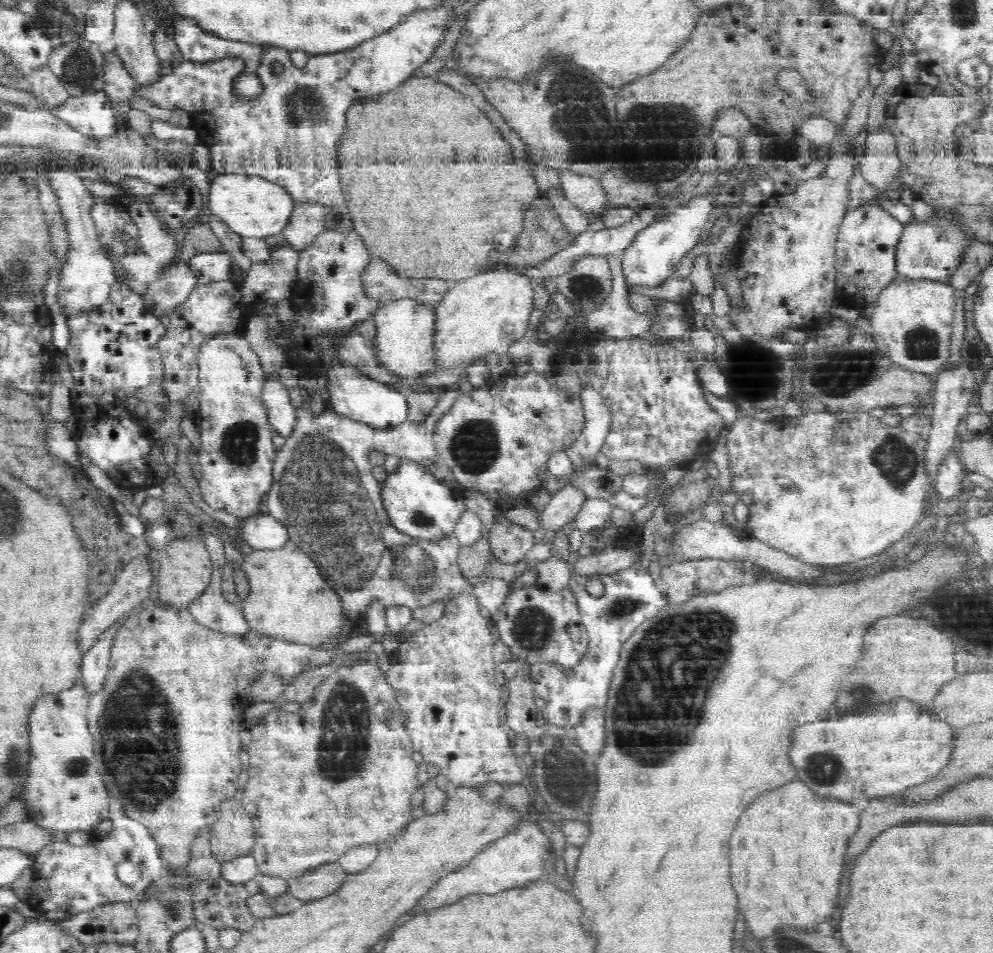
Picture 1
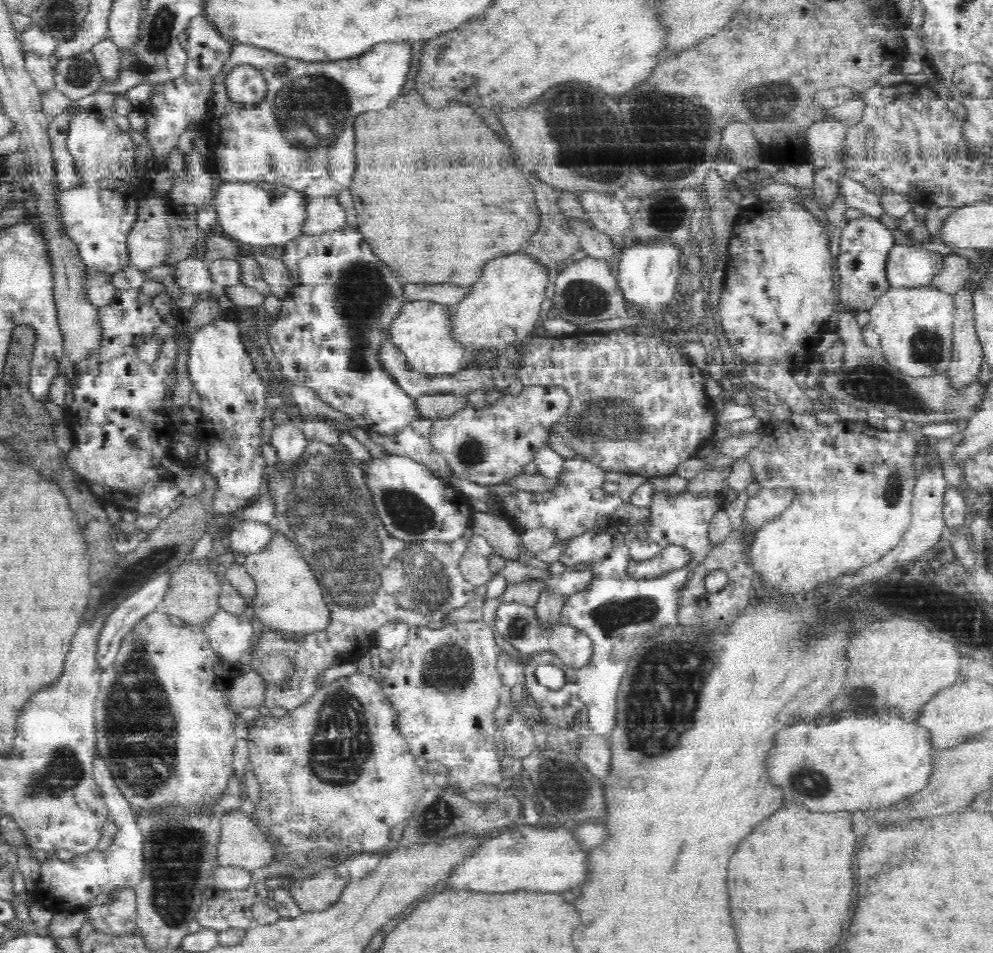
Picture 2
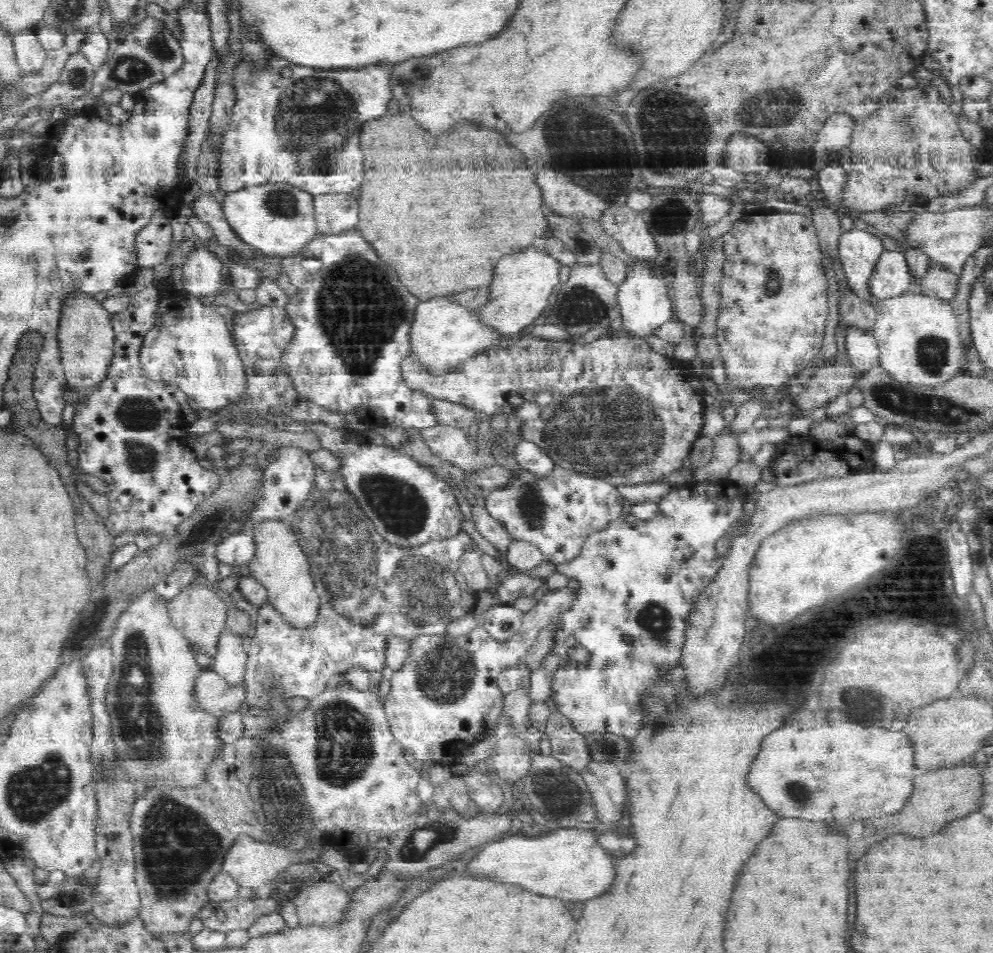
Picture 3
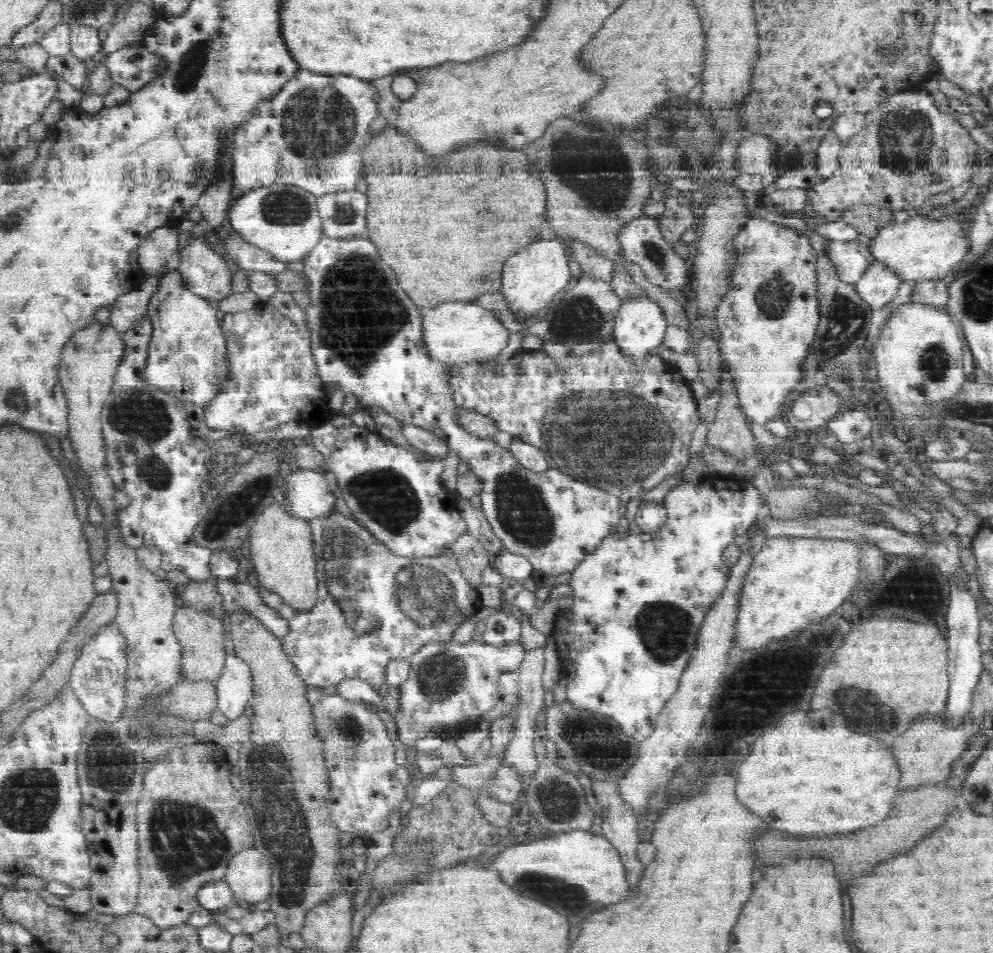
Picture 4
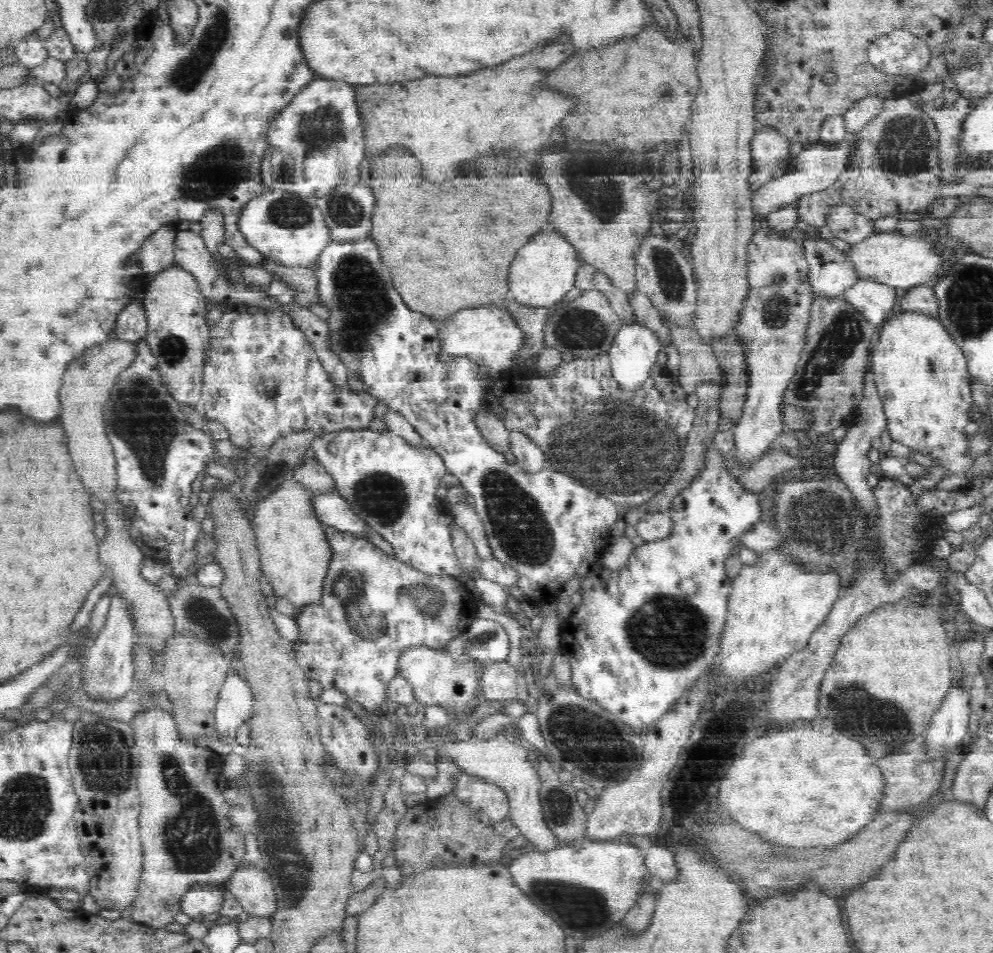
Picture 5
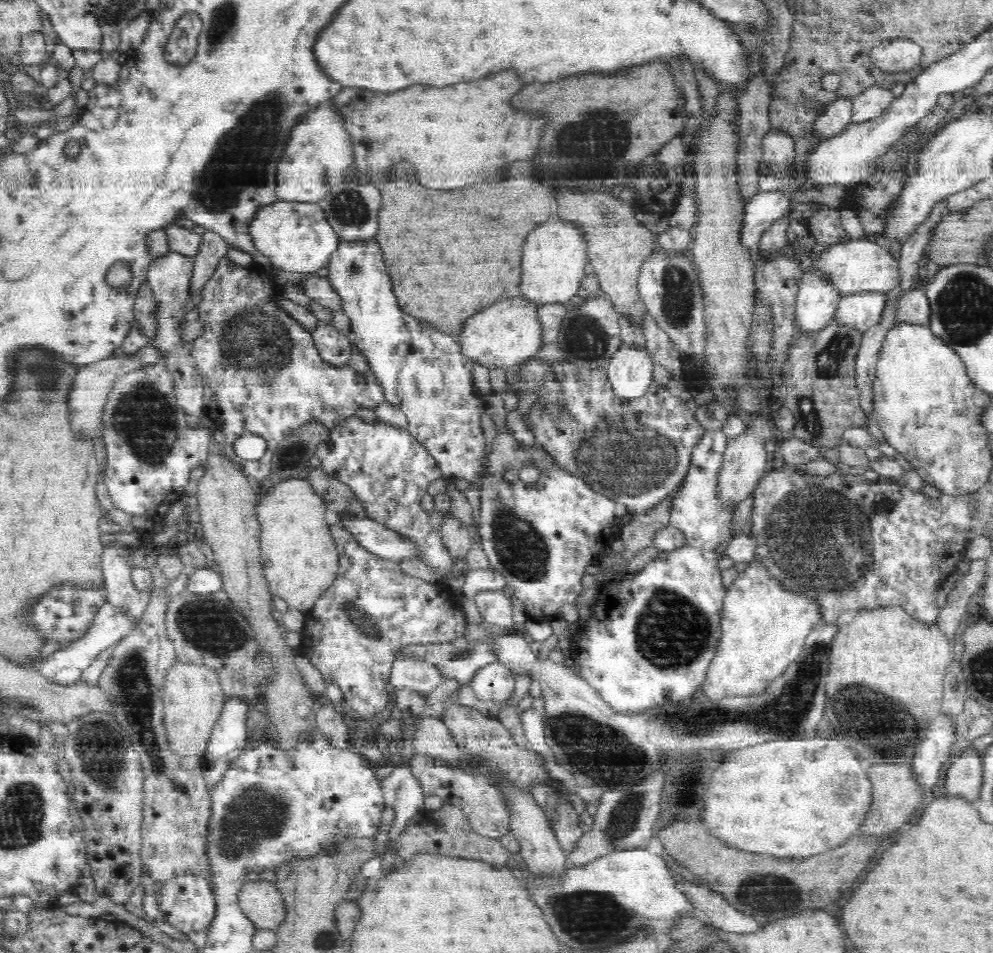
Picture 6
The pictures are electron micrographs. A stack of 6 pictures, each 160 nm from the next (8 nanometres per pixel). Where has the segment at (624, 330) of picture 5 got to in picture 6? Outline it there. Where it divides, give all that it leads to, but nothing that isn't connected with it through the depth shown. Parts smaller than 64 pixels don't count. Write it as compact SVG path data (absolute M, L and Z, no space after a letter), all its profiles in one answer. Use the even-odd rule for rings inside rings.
M621 342L606 366L614 392L624 398L640 398L652 380L655 355L640 343Z

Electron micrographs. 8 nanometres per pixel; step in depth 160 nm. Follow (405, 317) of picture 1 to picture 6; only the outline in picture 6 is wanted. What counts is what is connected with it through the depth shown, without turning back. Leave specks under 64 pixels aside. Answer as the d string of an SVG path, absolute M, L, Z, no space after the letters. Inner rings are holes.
M512 298L482 310L480 314L468 316L456 334L460 352L470 357L476 364L492 370L497 367L509 370L528 356L532 356L540 346L540 323L536 317L538 306L528 300Z

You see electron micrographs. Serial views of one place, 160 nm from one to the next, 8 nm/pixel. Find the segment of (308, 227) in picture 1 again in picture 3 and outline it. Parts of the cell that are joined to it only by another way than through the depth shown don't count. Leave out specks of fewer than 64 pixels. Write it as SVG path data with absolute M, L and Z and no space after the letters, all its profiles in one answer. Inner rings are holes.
M344 193L314 197L313 211L320 235L354 229L359 220L358 202Z

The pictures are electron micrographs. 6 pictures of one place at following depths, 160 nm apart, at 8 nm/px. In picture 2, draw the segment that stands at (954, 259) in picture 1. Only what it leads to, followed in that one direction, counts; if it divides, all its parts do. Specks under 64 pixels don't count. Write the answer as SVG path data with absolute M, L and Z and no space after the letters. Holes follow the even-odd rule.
M921 243L907 246L897 245L889 252L887 275L891 286L928 286L943 272L946 256L928 248L922 248Z

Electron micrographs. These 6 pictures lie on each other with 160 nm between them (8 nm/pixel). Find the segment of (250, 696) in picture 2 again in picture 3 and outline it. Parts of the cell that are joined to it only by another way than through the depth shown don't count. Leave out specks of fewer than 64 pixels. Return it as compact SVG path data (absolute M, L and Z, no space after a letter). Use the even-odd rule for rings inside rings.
M209 670L199 680L198 697L208 713L220 717L237 712L246 704L246 682L232 684Z

